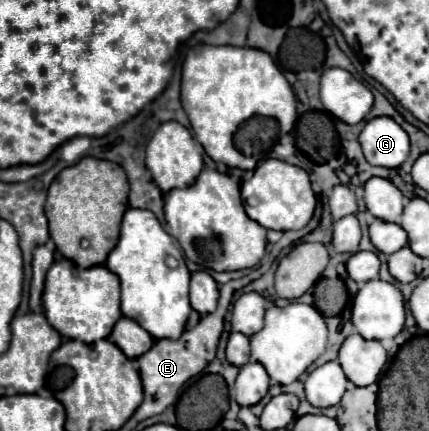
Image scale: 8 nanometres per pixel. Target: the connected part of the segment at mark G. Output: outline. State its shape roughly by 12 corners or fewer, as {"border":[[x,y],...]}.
{"border":[[388,116],[366,122],[360,146],[370,164],[402,166],[408,134]]}

